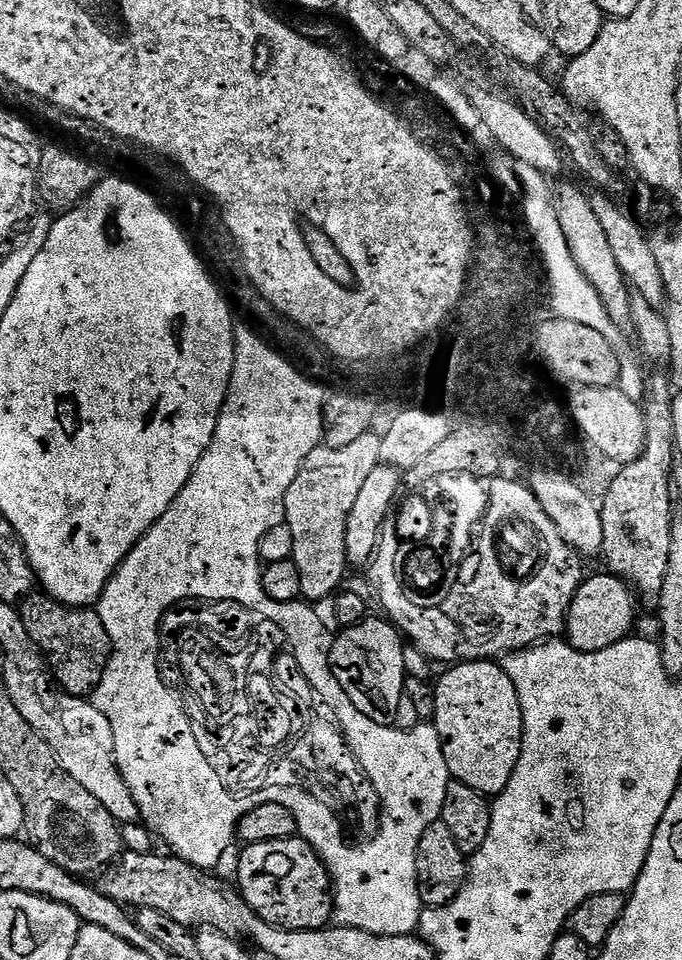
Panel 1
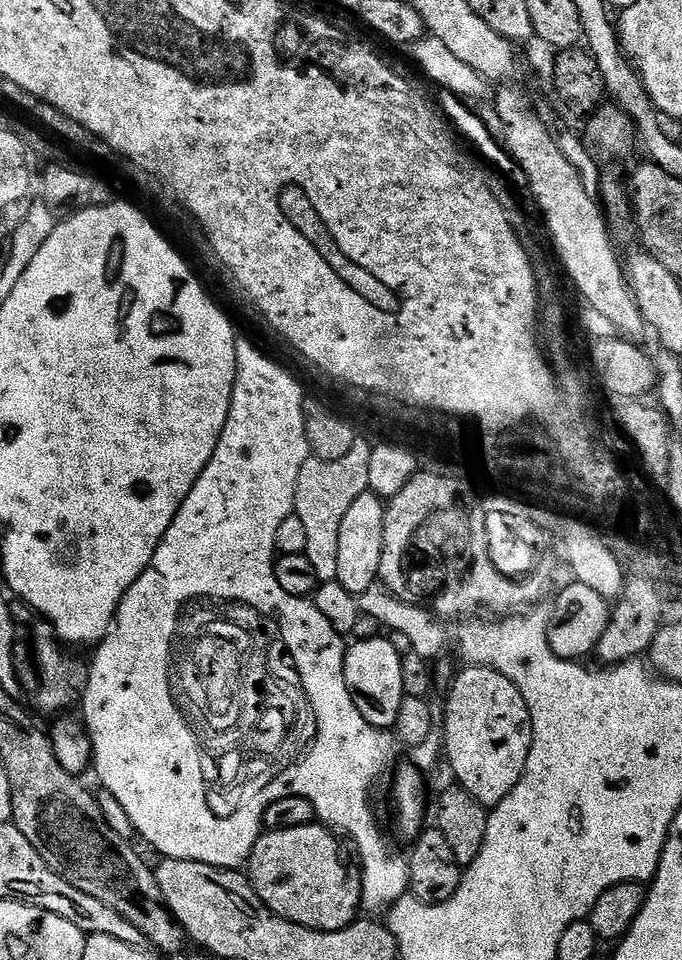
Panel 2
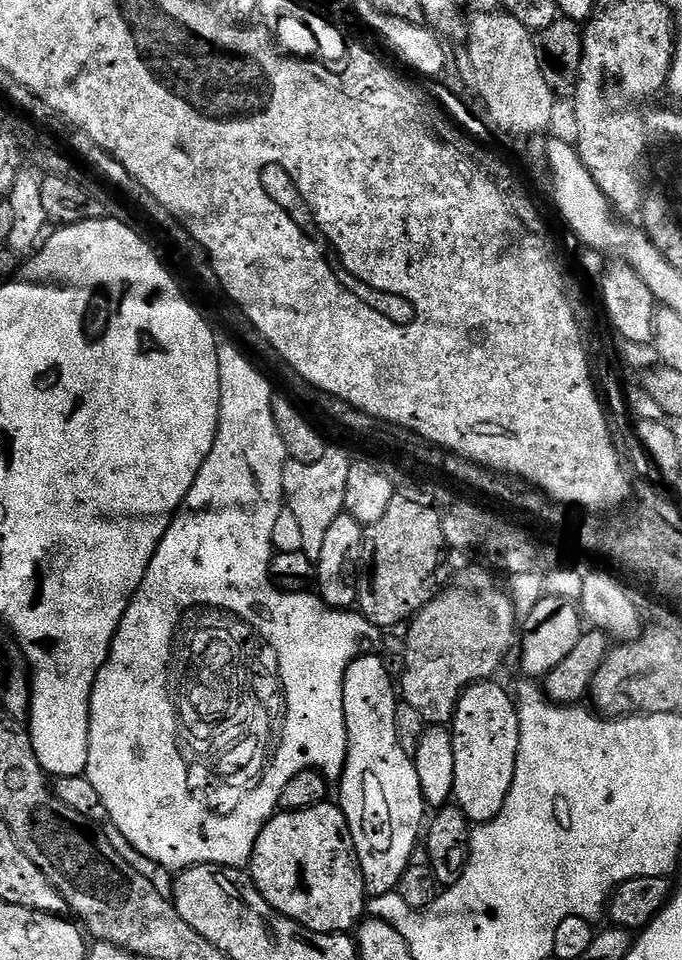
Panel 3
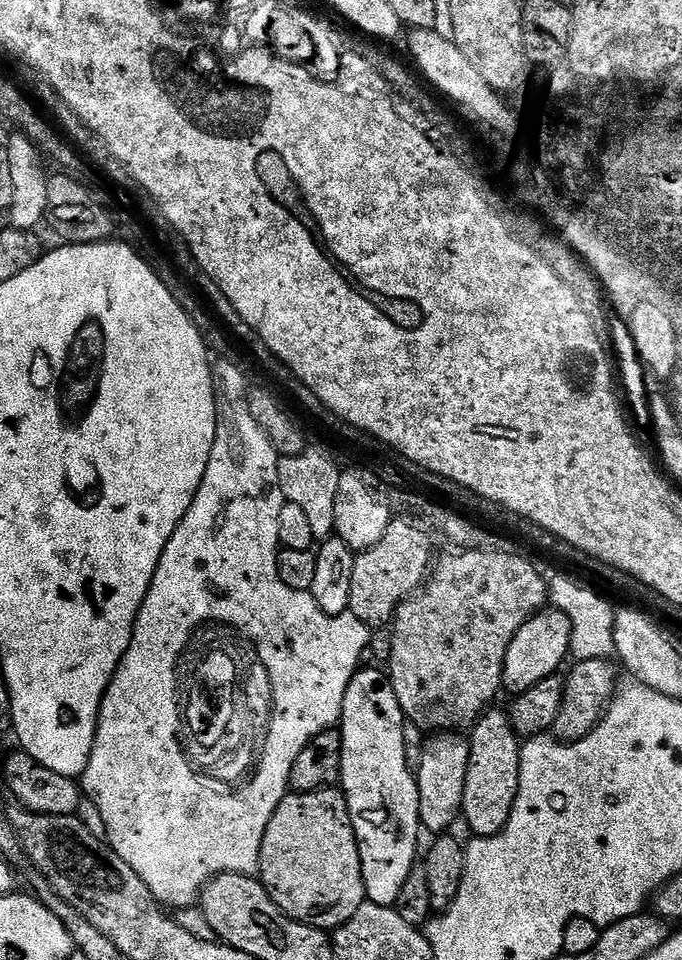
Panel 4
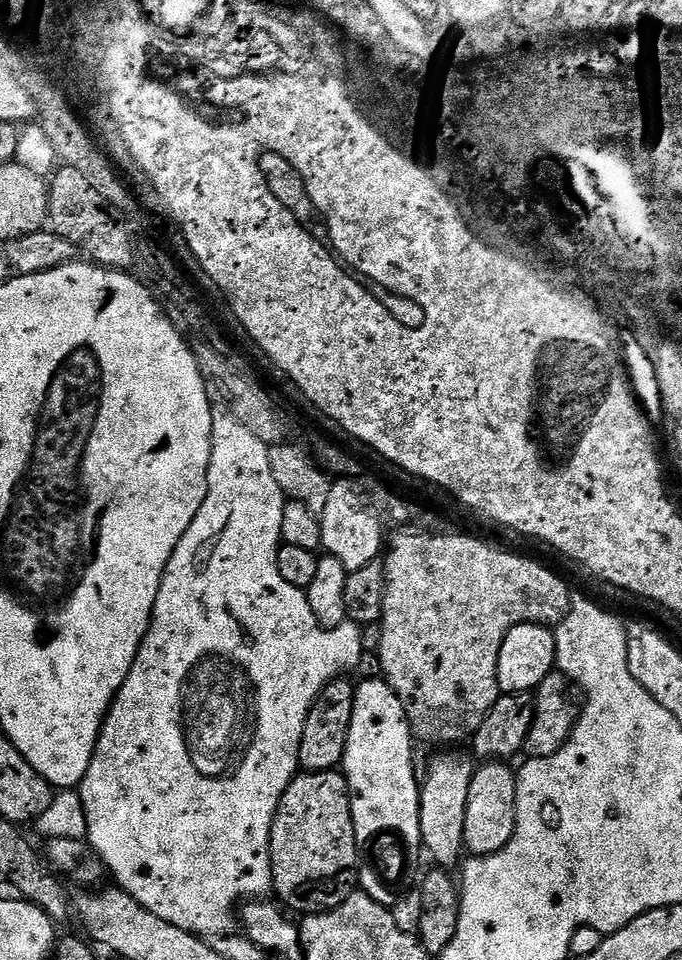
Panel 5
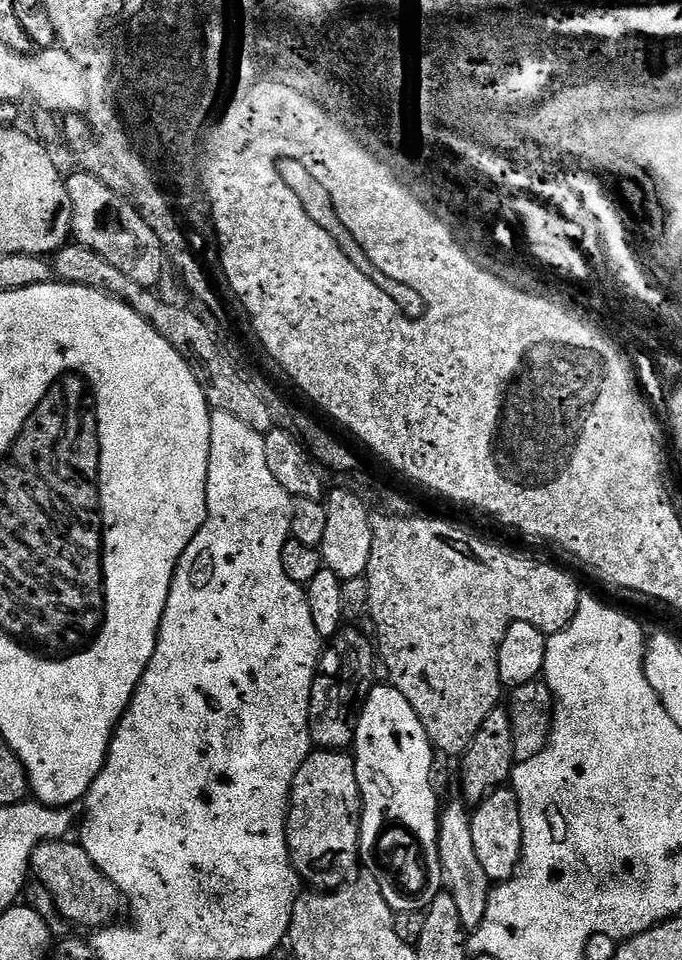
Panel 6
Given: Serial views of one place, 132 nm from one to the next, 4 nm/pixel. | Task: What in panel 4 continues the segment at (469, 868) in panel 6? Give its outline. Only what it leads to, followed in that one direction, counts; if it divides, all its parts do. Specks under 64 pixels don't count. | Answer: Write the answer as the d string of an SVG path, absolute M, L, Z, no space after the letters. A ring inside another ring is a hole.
M442 732L429 735L416 765L417 784L419 786L419 818L421 827L431 835L437 836L449 831L455 820L461 817L464 805L466 770L469 768L471 741L463 733Z

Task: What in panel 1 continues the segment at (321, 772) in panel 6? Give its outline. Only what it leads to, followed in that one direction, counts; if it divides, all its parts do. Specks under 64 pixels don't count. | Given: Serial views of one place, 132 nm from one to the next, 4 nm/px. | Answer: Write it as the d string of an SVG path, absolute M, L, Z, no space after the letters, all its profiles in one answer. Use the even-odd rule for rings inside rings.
M294 835L285 840L250 844L243 850L245 852L236 864L235 883L240 895L248 903L250 910L258 914L258 918L287 932L318 932L329 927L334 916L334 881L320 855L306 841L300 839L299 835Z

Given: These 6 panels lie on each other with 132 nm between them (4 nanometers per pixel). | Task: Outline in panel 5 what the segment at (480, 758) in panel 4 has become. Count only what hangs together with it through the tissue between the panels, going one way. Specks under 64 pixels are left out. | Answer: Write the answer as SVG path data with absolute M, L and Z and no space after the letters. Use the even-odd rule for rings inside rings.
M484 762L475 769L473 780L470 782L469 798L466 799L466 818L465 818L465 836L464 847L471 855L489 856L510 838L514 838L514 826L516 825L516 772L508 769L509 765L504 762Z

